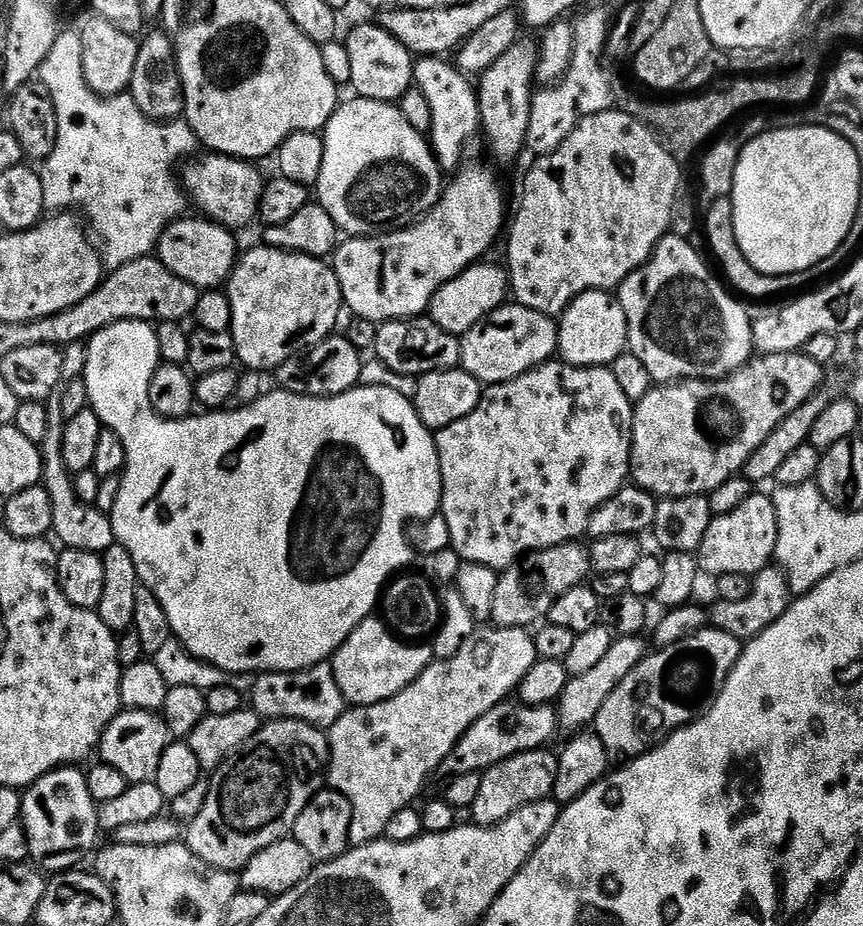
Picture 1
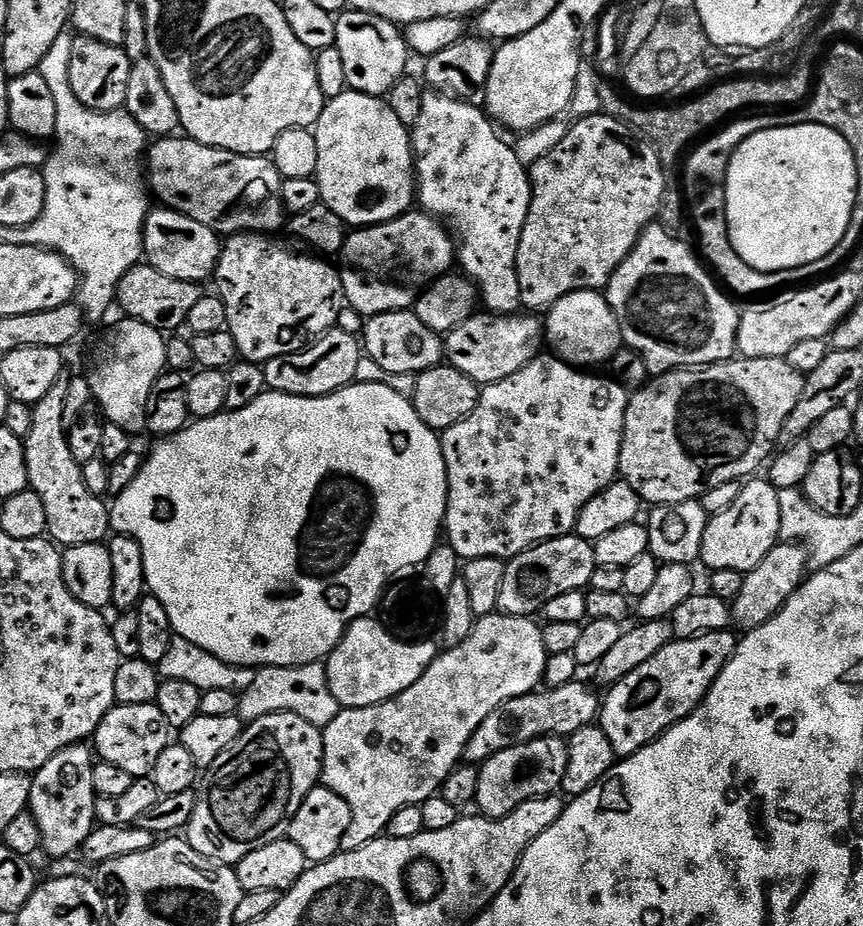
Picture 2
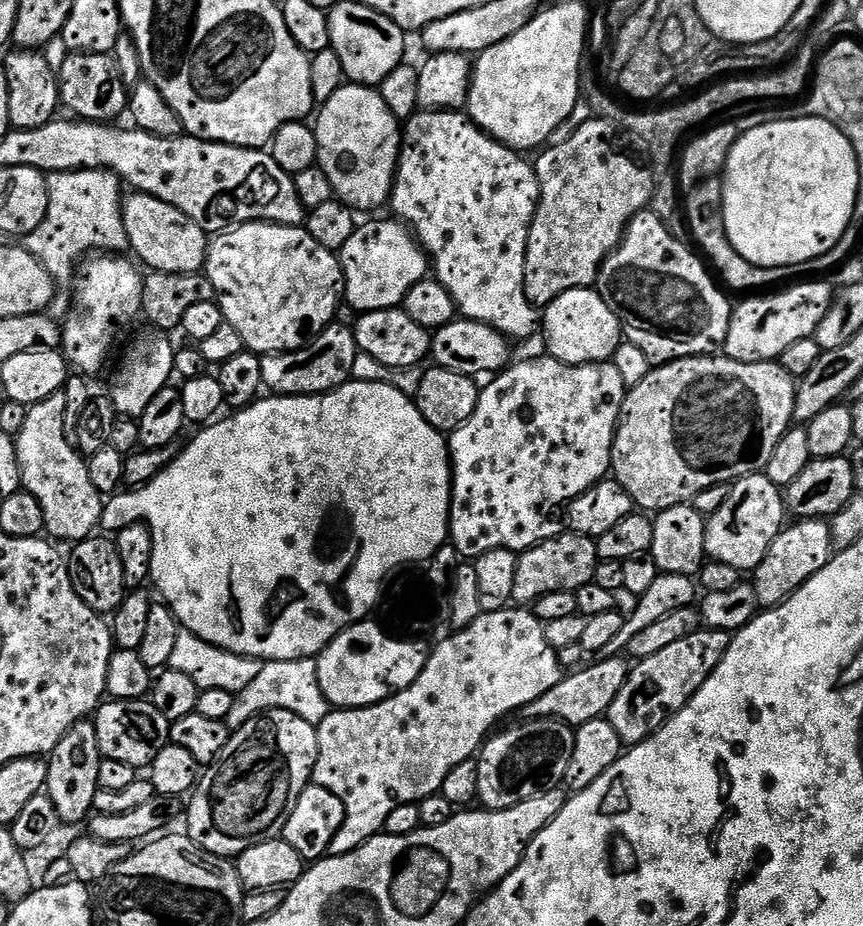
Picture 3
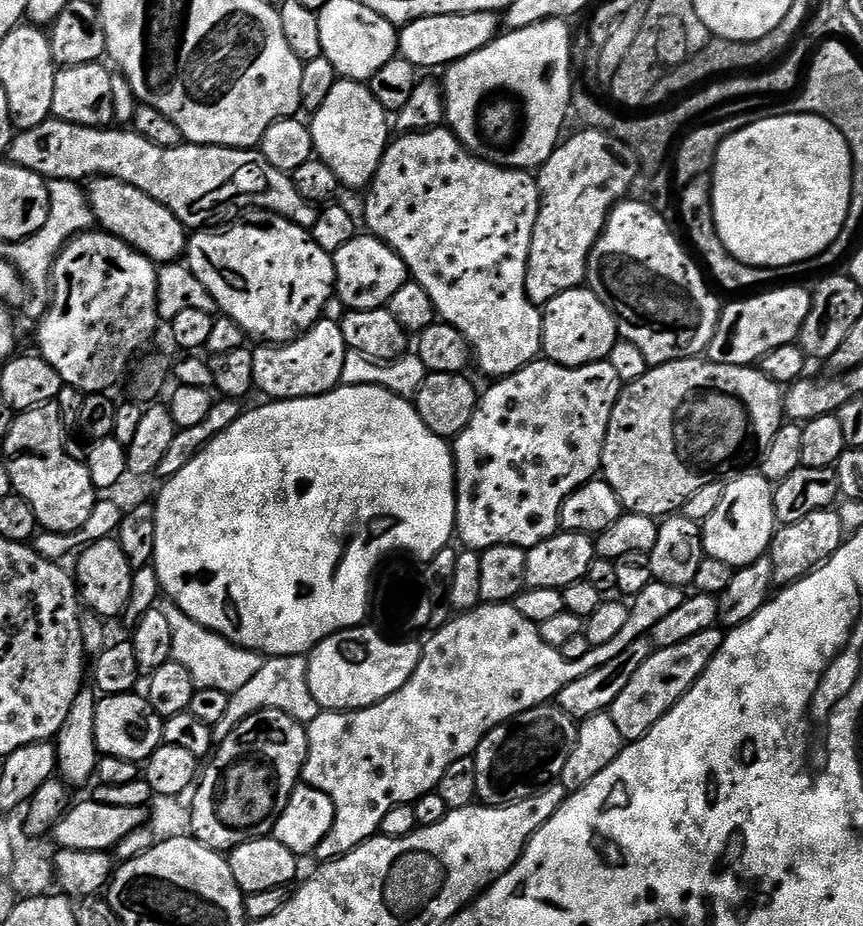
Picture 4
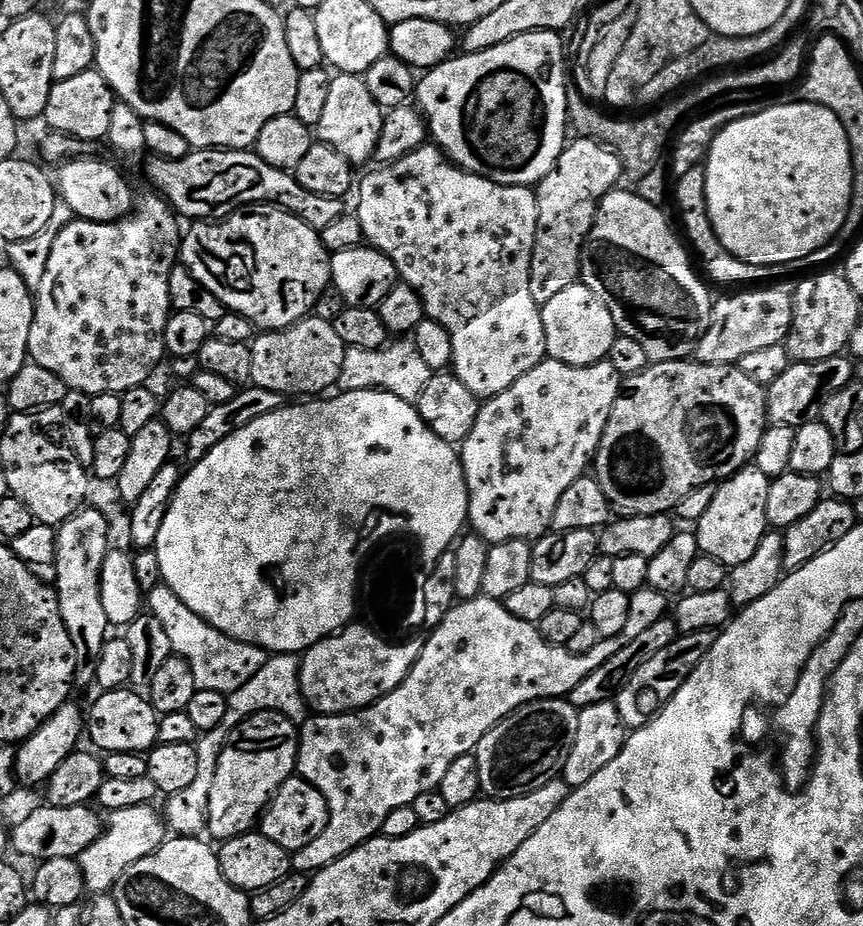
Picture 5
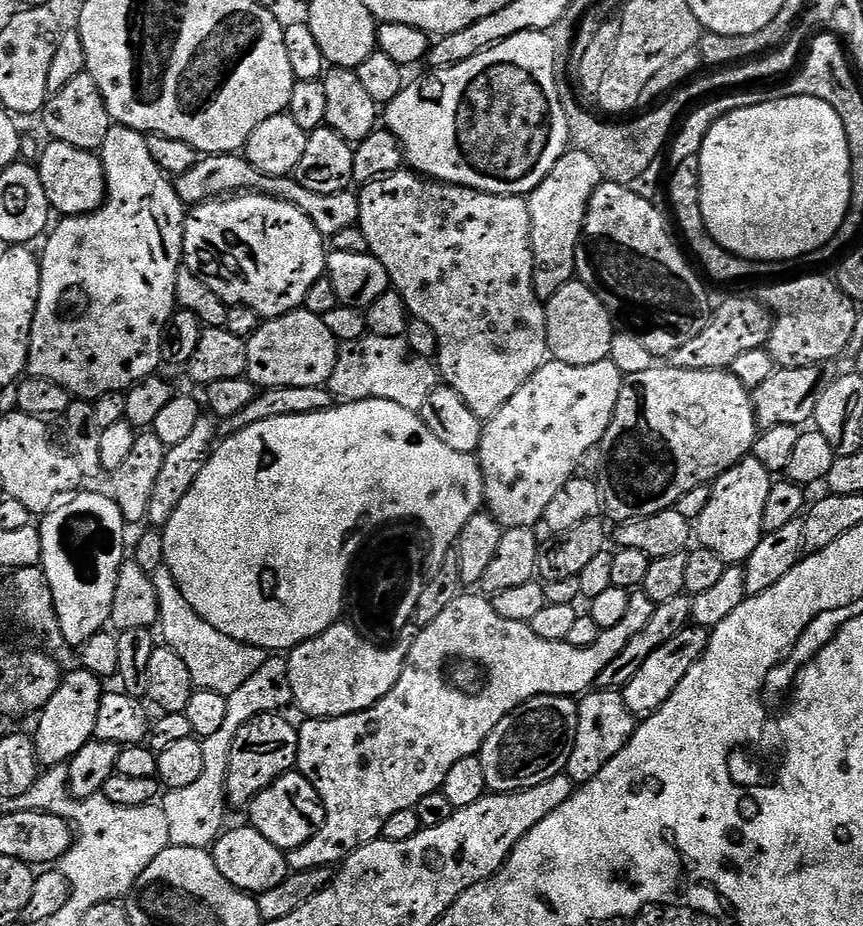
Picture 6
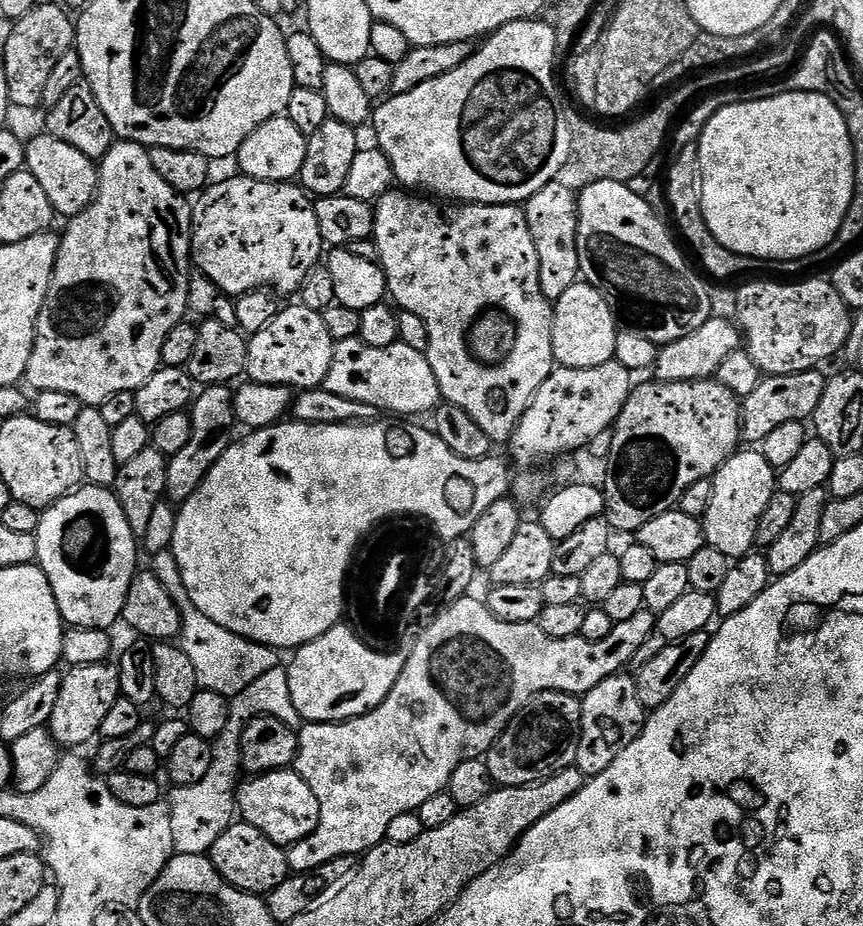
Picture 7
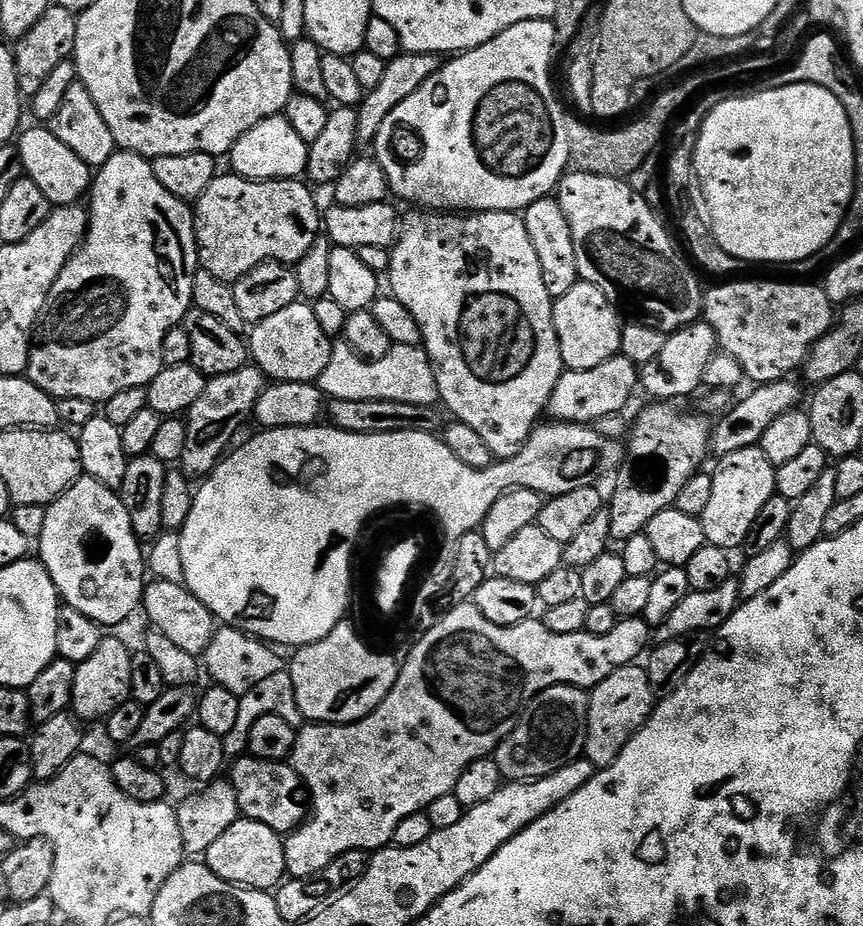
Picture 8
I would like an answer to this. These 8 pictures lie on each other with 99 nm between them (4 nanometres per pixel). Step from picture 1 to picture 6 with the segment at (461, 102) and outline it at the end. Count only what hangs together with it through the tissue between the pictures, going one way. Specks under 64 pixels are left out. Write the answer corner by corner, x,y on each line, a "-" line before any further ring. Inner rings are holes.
411,170
392,172
363,185
358,192
360,198
360,223
358,227
366,234
368,251
386,266
389,285
400,293
406,302
409,313
415,319
426,322
430,330
434,330
438,347
438,372
443,383
462,394
462,402
474,410
483,421
488,421
498,410
502,410
520,387
536,373
549,359
548,331
544,317
545,305
534,290
532,275
534,274
534,258
532,257
532,223
528,202
522,196
499,196
476,192
472,188
463,188
457,184
441,184
438,180
430,180
426,176

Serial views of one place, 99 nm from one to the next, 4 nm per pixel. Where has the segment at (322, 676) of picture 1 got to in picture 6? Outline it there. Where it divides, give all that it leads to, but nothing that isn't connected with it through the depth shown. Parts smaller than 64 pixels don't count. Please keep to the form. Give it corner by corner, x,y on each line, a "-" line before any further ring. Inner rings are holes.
268,658
264,664
234,694
228,697
226,719
224,725
215,734
203,737
202,746
203,765
202,774
194,786
173,788
163,797
162,807
166,814
166,822
170,822
169,845
174,848
206,848
211,849
220,833
225,831
224,819
228,816
228,771
230,770
230,750
238,730
246,726
255,716
267,712
282,713
285,720
297,726
304,723
306,717
302,709
293,706
292,686
288,673
288,662
284,658
-
281,659
281,660
280,660
-
289,707
289,708
288,708
-
283,708
288,708
284,710
-
168,796
168,797
167,797

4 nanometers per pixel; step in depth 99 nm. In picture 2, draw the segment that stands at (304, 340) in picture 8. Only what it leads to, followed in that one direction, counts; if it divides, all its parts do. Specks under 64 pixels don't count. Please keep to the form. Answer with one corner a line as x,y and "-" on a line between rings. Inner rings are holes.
335,327
300,352
269,360
263,370
271,391
291,396
329,396
356,380
361,355
361,341

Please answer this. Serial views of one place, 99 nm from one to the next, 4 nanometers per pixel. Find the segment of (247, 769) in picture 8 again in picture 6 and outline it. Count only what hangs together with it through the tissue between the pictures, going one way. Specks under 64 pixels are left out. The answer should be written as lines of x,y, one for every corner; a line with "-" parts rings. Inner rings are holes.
299,770
288,772
266,786
266,790
262,790
262,794
255,796
252,803
247,805
246,812
247,823
256,828
262,838
267,838
274,842
274,846
284,849
285,853
310,842
326,822
326,810
318,790
314,790
314,786

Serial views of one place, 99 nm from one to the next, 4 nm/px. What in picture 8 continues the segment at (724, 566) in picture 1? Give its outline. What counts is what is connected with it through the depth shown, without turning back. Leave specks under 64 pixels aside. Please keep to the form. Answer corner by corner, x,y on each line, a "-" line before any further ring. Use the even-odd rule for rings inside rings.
759,446
746,450
734,450
734,454
719,457
717,464
720,465
712,472
714,491
700,521
704,527
704,538
707,543
719,548
735,550
743,545
746,534
750,534
750,526
754,518
758,518
762,506
766,506
766,502
770,502
770,498
776,495
777,465
772,464
770,458
766,458
766,454
762,454

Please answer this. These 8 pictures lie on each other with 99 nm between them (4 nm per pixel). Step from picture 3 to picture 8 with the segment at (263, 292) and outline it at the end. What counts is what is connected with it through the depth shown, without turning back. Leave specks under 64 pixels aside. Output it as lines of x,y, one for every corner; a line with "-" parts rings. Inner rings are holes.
217,175
194,204
196,250
203,271
235,282
267,260
297,264
322,232
322,208
312,197
313,189
300,178
247,180
227,175

